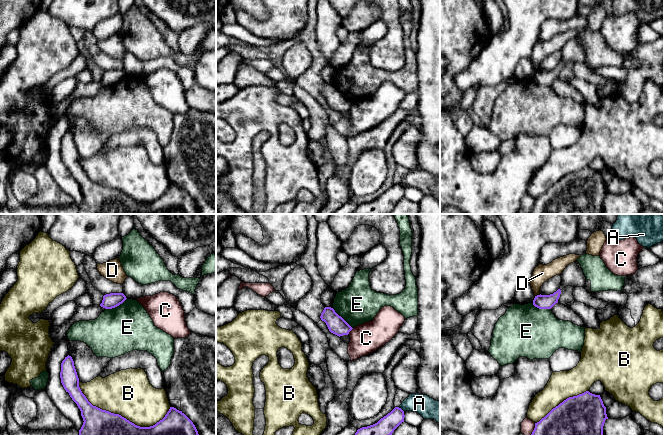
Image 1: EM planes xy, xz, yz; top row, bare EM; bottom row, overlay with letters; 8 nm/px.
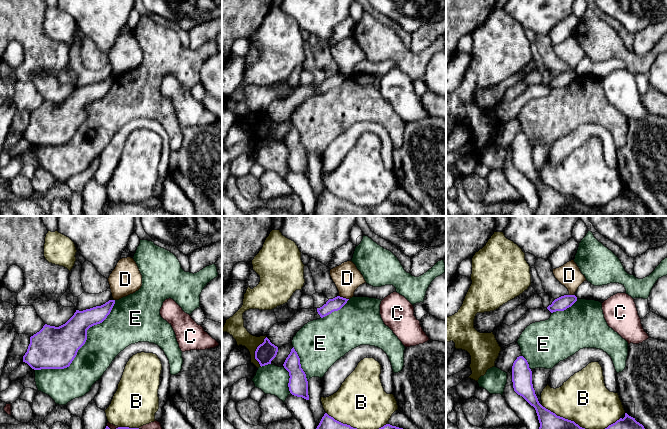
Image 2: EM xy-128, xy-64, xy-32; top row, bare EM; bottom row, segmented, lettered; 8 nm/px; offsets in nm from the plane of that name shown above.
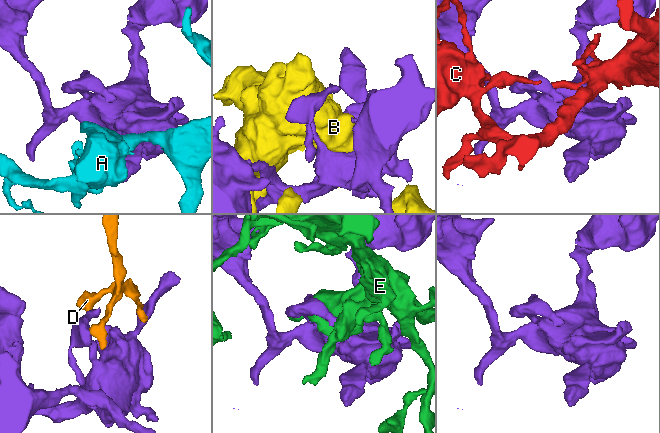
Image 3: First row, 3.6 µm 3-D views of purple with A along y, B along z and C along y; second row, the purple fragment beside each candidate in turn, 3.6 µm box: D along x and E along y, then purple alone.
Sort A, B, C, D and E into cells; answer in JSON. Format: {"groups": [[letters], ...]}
{"groups": [["A"], ["B"], ["C"], ["D"], ["E"]]}

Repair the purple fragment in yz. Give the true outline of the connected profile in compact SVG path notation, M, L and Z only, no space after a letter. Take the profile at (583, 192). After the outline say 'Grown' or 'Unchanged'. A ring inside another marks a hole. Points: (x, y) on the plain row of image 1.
M586 167L567 174L535 199L530 214L602 214L606 195L608 195L606 183L600 171Z. Unchanged

